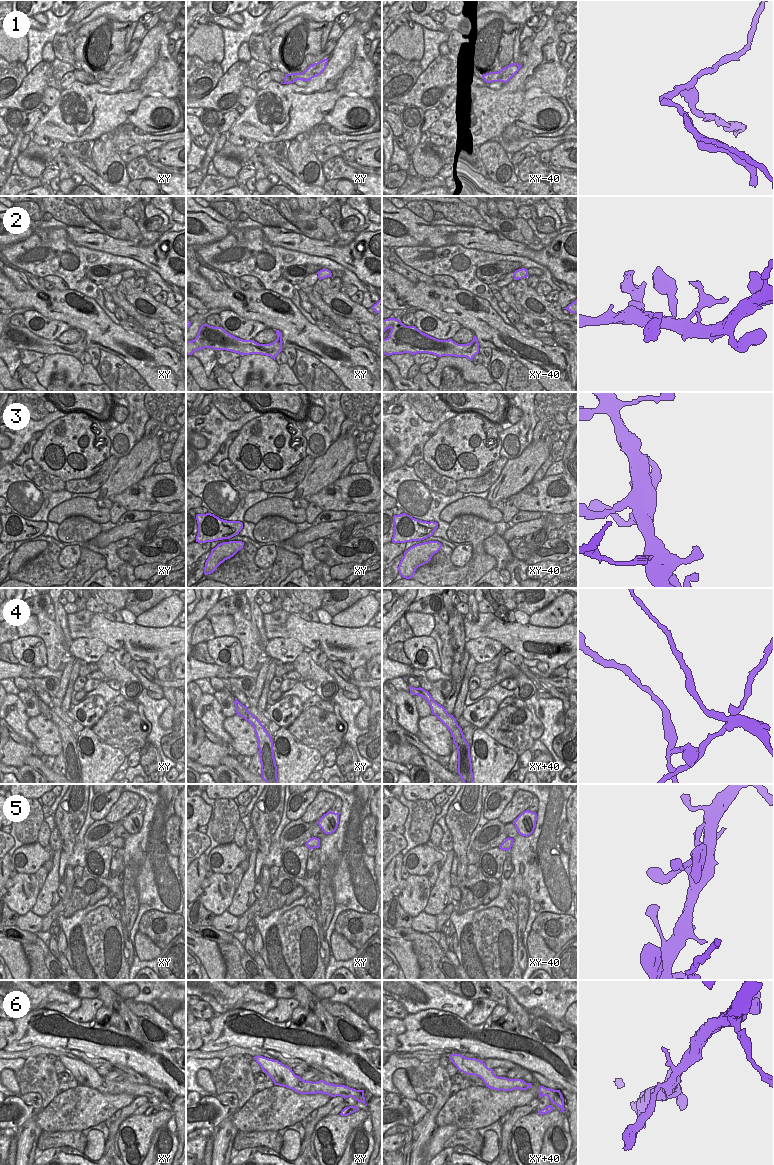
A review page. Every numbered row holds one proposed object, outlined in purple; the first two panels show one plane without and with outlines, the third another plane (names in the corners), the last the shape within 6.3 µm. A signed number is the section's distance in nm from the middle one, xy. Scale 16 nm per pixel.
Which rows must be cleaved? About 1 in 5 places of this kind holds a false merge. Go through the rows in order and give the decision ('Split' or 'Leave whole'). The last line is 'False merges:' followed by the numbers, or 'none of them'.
1: Split
2: Leave whole
3: Leave whole
4: Leave whole
5: Leave whole
6: Leave whole
False merges: 1

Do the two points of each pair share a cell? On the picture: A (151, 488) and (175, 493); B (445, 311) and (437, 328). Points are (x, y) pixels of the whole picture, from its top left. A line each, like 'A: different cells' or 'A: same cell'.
A: same cell
B: different cells

